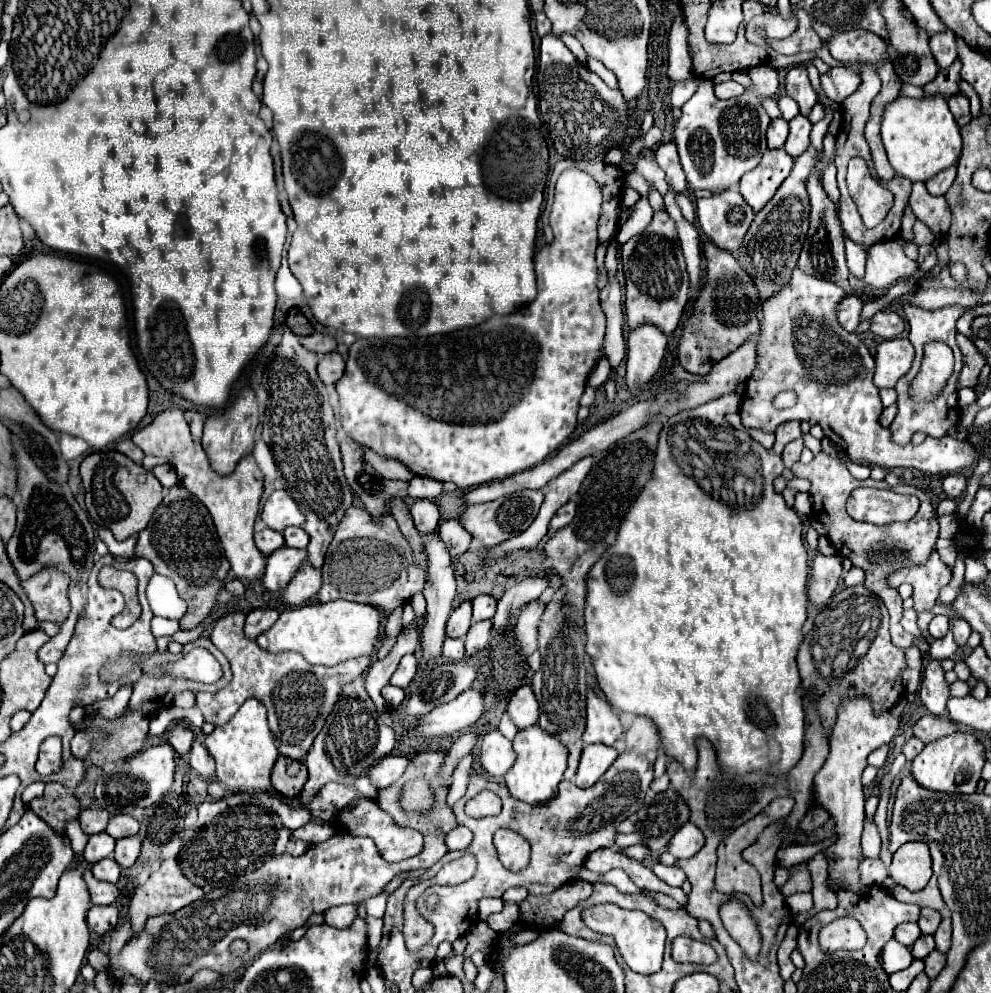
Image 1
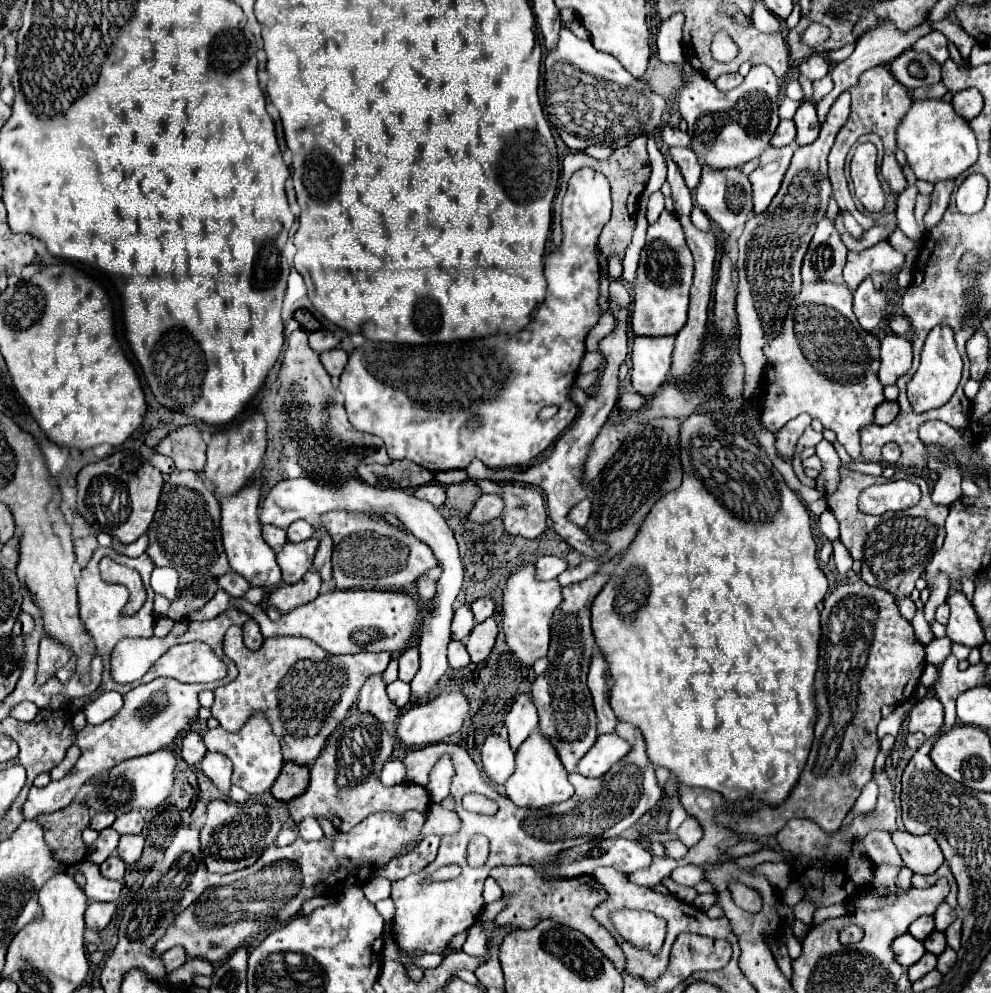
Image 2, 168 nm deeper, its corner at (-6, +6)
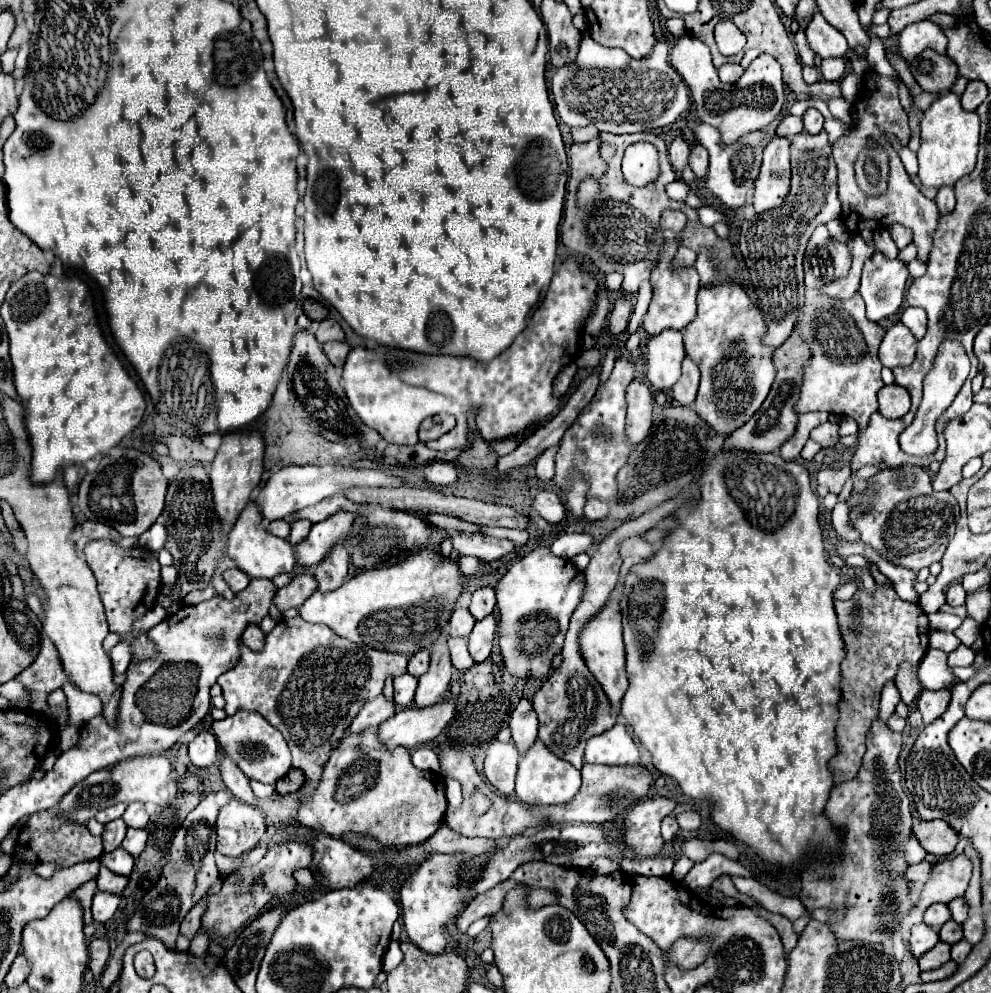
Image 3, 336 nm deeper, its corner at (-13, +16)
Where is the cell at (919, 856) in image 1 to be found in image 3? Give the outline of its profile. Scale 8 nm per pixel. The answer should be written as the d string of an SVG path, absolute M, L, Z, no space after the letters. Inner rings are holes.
M922 820L914 826L914 834L922 848L932 854L952 854L958 844L958 832L954 832L944 820Z

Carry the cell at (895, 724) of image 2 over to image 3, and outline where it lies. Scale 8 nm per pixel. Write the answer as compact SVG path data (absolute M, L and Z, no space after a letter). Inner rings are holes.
M908 662L900 664L900 670L896 674L896 686L900 690L902 700L910 706L918 698L918 694L924 690L924 686L918 680L918 666L912 666Z

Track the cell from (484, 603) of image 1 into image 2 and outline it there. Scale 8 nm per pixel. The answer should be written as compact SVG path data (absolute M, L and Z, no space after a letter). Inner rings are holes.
M479 598L471 604L471 610L475 614L475 622L483 622L485 618L495 614L495 602L491 598Z

